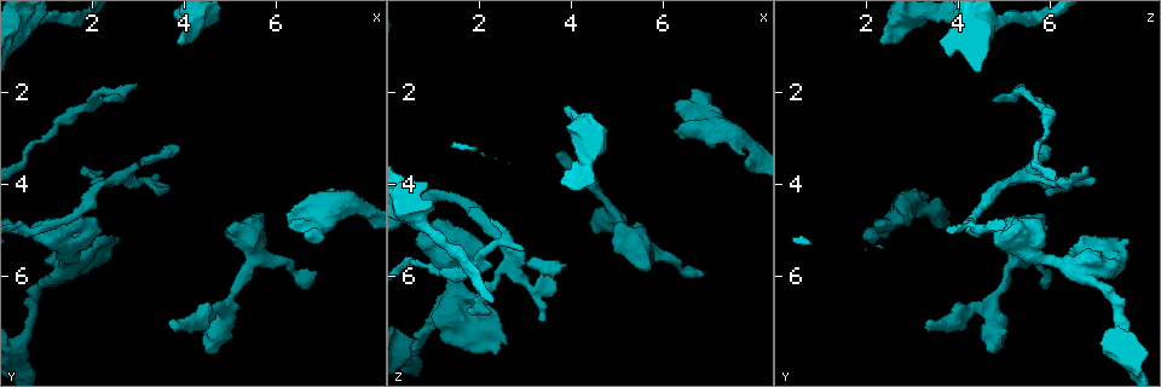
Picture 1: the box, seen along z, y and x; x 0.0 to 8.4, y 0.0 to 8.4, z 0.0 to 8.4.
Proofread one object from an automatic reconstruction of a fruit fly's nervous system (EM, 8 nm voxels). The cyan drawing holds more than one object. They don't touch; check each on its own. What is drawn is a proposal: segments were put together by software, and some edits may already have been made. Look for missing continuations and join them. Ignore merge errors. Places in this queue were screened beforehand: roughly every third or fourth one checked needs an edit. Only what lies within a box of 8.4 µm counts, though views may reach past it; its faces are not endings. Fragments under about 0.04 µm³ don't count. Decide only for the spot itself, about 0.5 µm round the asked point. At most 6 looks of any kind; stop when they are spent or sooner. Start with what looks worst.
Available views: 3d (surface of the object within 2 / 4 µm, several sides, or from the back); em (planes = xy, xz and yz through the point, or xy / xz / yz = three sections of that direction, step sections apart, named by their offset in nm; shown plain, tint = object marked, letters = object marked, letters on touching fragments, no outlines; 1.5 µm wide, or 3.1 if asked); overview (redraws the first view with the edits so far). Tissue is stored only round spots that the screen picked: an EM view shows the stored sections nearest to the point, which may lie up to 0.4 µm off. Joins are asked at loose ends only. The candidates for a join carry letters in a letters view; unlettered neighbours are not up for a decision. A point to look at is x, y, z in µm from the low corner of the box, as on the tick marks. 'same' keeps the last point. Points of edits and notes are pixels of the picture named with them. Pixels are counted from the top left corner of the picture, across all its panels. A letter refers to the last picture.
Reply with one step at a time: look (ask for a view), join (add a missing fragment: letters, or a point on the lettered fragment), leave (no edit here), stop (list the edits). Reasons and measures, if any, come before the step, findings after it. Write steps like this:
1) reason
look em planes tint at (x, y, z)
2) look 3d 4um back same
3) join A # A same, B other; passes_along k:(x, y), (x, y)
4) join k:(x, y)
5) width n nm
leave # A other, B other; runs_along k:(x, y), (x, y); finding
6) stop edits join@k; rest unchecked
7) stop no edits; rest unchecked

stops while still wide
look 3d 2um at (4.40, 7.60, 4.65)

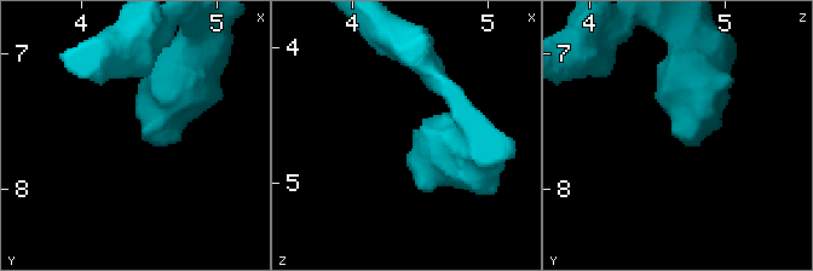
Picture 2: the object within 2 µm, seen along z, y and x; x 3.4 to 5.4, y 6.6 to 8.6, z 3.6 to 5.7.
look em planes letters at (4.46, 7.60, 4.68)

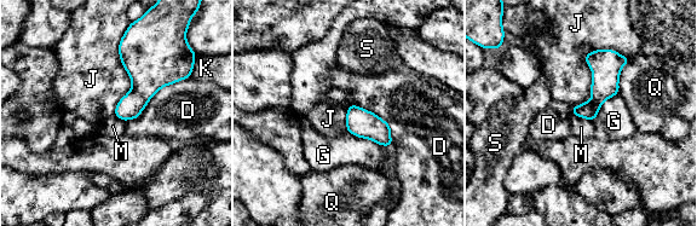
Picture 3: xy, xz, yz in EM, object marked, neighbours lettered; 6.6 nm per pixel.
longest_contact D 550 nm
leave # D other, G other, J other, K other, M other, Q other, S other; border 3:(571, 111), (592, 121); no lettered fragment goes on from it

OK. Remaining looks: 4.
thin end
look 3d 4um back at (6.85, 5.90, 5.95)

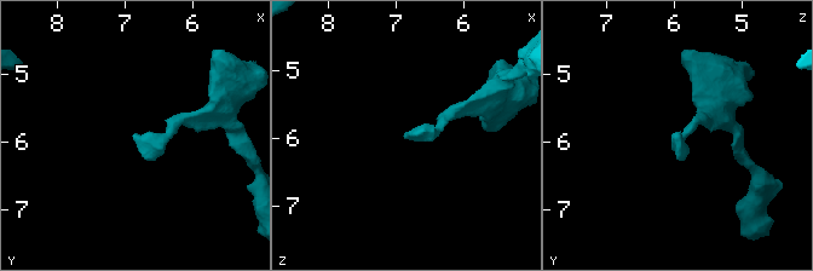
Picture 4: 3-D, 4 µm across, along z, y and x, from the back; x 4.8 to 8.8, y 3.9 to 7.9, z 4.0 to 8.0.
look em planes plain at (6.90, 5.95, 6.00)

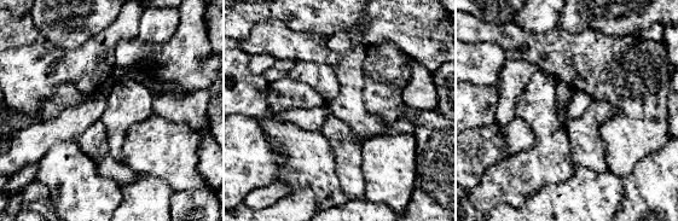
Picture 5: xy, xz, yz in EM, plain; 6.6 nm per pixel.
look em planes letters same

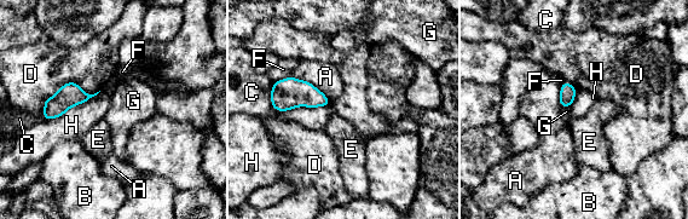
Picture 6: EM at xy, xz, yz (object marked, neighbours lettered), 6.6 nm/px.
longest_contact H 440 nm
leave # A other, B other, C other, D other, E other, F other, G other, H other; border 6:(571, 105), (560, 108); none of them fits

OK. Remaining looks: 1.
stop no edits; rest unchecked

